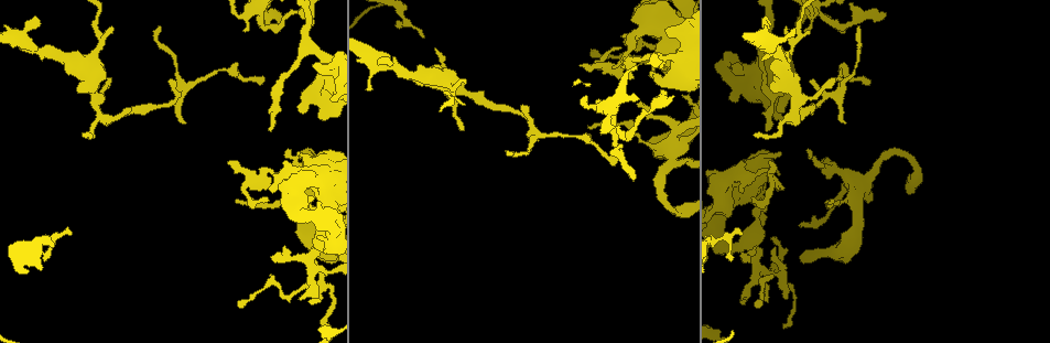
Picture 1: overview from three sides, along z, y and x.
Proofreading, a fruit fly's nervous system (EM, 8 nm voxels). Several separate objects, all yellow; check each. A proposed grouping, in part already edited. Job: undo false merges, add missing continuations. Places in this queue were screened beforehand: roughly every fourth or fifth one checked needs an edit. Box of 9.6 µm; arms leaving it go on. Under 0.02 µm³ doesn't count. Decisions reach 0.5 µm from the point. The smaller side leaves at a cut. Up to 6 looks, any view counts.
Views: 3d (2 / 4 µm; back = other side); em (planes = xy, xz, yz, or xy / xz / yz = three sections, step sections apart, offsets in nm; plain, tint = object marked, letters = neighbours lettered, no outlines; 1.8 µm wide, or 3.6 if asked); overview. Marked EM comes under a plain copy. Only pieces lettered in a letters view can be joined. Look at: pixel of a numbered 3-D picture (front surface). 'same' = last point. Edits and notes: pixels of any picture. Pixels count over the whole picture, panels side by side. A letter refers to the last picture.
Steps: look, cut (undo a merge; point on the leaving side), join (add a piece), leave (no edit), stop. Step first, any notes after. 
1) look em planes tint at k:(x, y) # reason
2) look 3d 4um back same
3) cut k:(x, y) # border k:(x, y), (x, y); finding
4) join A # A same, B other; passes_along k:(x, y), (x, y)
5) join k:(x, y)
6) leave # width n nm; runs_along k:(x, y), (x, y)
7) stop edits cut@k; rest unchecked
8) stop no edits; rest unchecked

look em xy step 8 tint at 1:(793, 29) # an open end

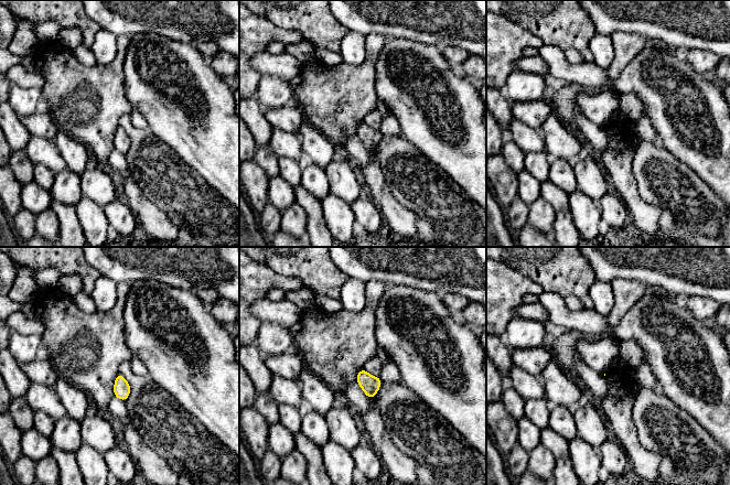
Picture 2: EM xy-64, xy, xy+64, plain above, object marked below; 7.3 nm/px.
look em xy step 8 letters same

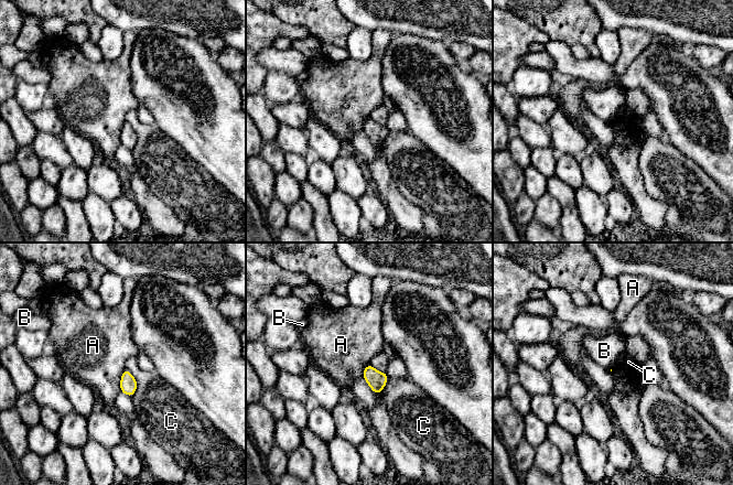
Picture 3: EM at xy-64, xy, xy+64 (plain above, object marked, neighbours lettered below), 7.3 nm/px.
leave # A other, B other, C other; border 3:(125, 367), (137, 383), (132, 396); no lettered piece goes on from it

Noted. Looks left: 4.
look 3d 4um at 1:(314, 67) # branch stops here

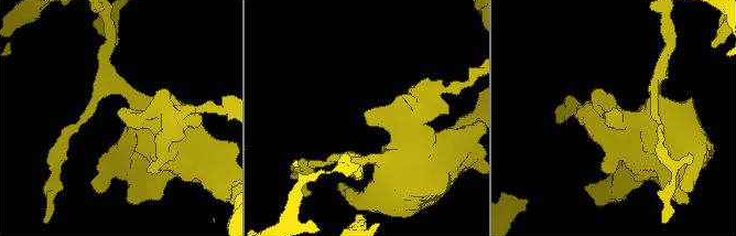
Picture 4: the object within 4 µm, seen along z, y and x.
look em planes letters at 4:(118, 111) # shape alone is not enough

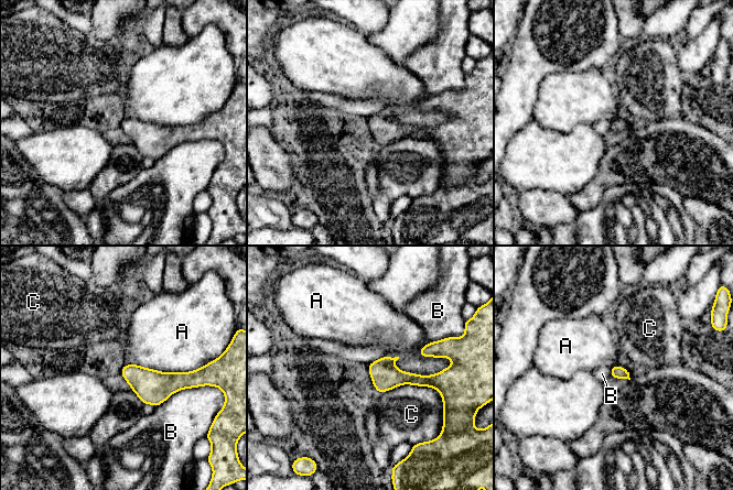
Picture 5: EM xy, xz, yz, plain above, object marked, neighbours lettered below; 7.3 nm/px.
leave # A other, B other, C other; border 5:(383, 356), (421, 374), (446, 367); none of them fits

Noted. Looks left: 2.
look em planes letters at 1:(301, 298) # branch stops here

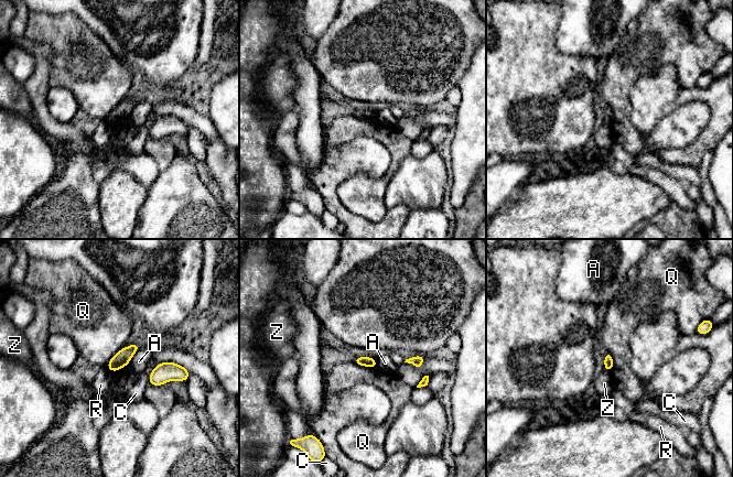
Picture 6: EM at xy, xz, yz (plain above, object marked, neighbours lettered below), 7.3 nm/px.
leave # A other, C other, Q other, R other, Z other; no lettered piece goes on from it

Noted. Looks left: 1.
stop no edits; rest unchecked

